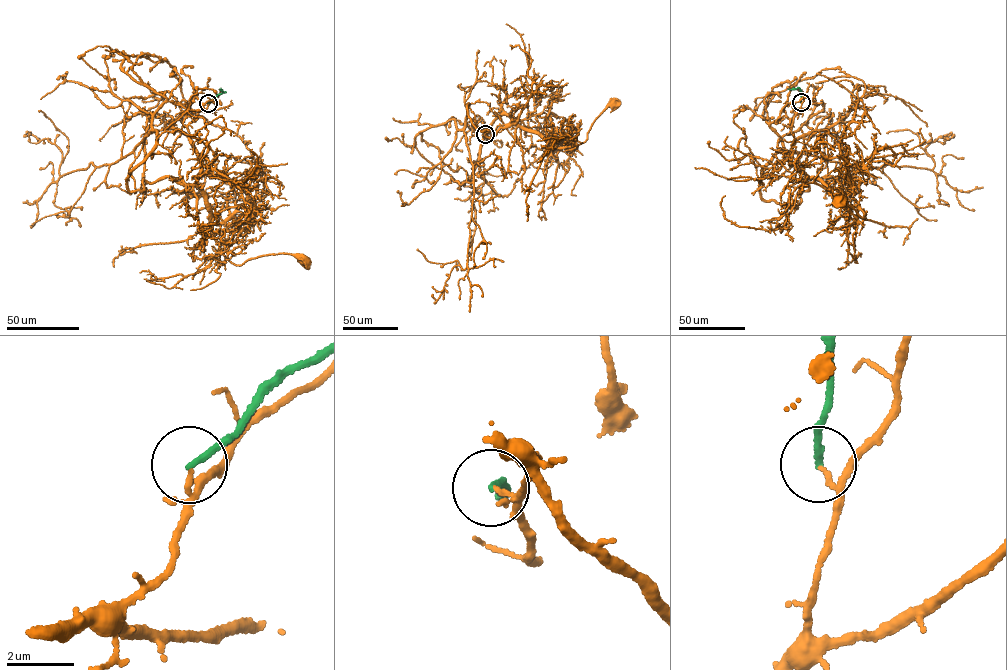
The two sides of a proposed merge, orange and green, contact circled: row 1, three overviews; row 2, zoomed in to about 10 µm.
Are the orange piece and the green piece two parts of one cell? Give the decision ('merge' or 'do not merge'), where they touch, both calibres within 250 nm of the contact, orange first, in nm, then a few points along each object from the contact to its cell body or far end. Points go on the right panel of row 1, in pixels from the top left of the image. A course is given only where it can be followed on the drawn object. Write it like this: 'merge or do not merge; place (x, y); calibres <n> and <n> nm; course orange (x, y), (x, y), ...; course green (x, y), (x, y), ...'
do not merge; place (801, 102); calibres 90 and 190 nm; course orange (800, 103), (791, 128), (794, 142), (790, 160), (809, 176), (854, 199), (864, 217), (841, 198), (838, 200); course green (800, 103), (799, 87), (789, 89)

